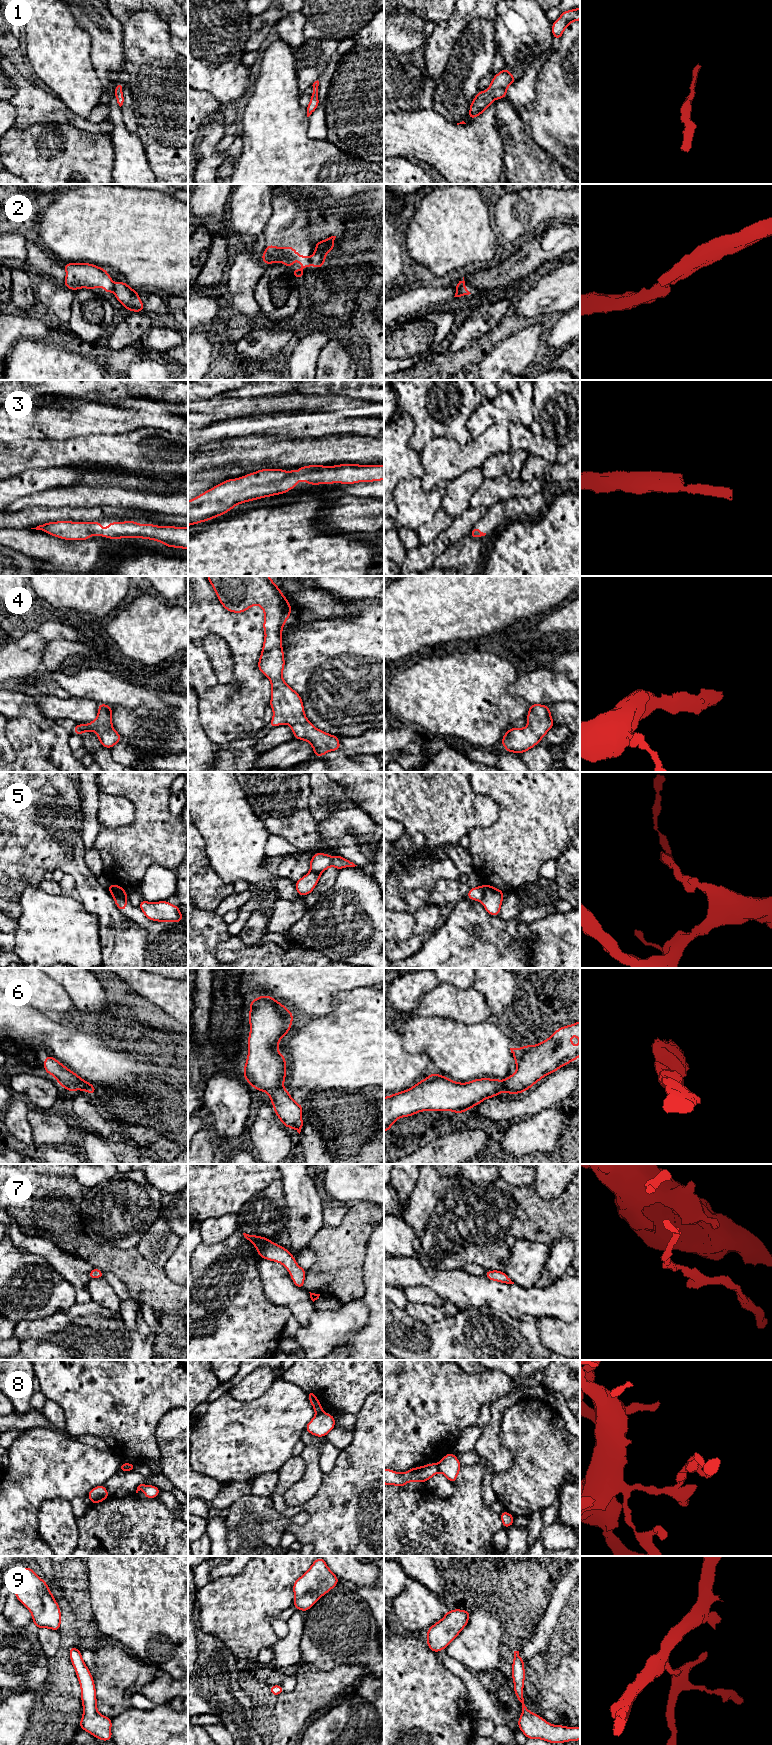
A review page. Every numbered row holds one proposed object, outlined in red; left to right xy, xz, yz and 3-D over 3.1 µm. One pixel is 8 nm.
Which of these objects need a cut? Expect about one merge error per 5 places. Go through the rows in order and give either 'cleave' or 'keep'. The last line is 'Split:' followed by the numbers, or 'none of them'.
1: keep
2: cleave
3: keep
4: keep
5: cleave
6: keep
7: keep
8: cleave
9: keep
Split: 2, 5, 8

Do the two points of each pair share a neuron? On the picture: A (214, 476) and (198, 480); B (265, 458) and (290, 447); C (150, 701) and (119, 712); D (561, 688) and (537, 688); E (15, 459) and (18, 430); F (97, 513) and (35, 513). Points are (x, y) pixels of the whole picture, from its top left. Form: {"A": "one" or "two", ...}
{"A": "one", "B": "one", "C": "two", "D": "one", "E": "two", "F": "one"}

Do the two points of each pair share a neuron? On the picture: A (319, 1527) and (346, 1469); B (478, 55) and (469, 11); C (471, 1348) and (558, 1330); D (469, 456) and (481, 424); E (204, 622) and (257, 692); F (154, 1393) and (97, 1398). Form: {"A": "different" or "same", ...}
{"A": "same", "B": "different", "C": "different", "D": "different", "E": "same", "F": "same"}

